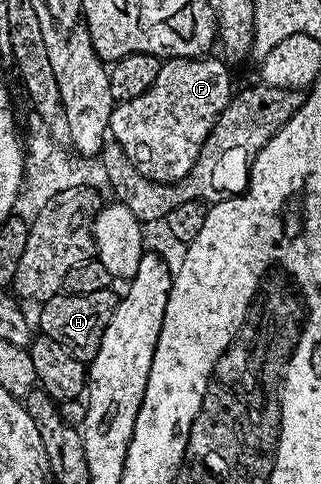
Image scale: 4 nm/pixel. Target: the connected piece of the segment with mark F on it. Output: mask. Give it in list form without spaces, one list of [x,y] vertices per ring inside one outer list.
[[[211,58],[167,59],[160,66],[157,81],[148,91],[141,93],[141,97],[133,97],[133,101],[125,101],[111,110],[110,138],[119,143],[121,149],[125,149],[125,157],[133,161],[135,168],[146,179],[152,179],[158,183],[175,183],[181,177],[185,177],[185,173],[193,169],[193,161],[197,161],[205,137],[209,137],[217,117],[231,100],[232,68],[222,58]]]

